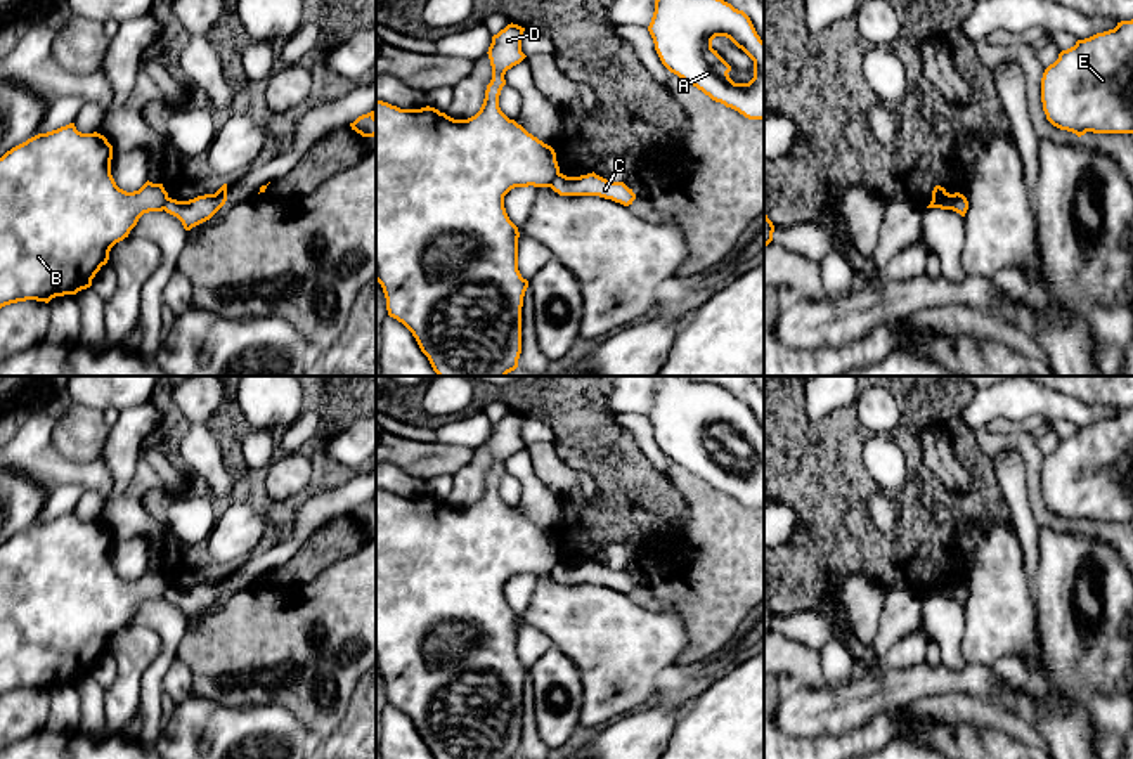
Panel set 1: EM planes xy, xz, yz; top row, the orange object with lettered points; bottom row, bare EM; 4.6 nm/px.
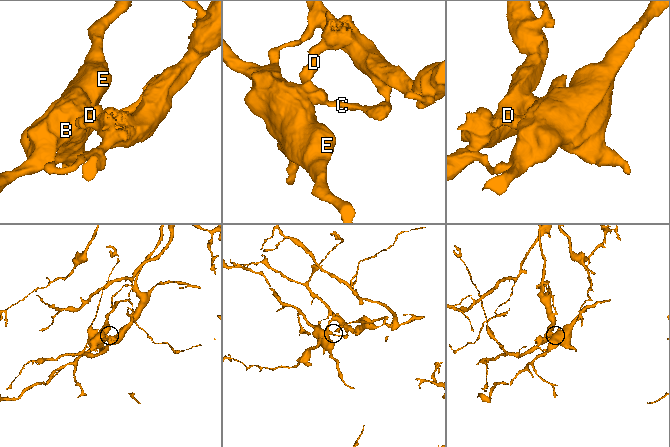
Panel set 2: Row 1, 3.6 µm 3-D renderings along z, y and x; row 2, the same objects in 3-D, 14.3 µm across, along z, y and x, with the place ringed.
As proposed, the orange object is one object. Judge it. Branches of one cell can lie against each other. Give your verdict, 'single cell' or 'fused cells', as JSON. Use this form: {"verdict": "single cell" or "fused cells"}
{"verdict": "fused cells"}

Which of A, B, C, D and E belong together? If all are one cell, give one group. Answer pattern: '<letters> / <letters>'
A C / B D E

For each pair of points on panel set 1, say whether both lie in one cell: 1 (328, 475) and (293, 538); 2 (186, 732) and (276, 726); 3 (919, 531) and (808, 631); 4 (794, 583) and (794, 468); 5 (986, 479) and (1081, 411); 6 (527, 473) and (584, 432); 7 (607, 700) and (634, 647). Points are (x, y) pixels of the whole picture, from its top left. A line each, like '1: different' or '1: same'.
1: different
2: same
3: different
4: same
5: different
6: different
7: same

